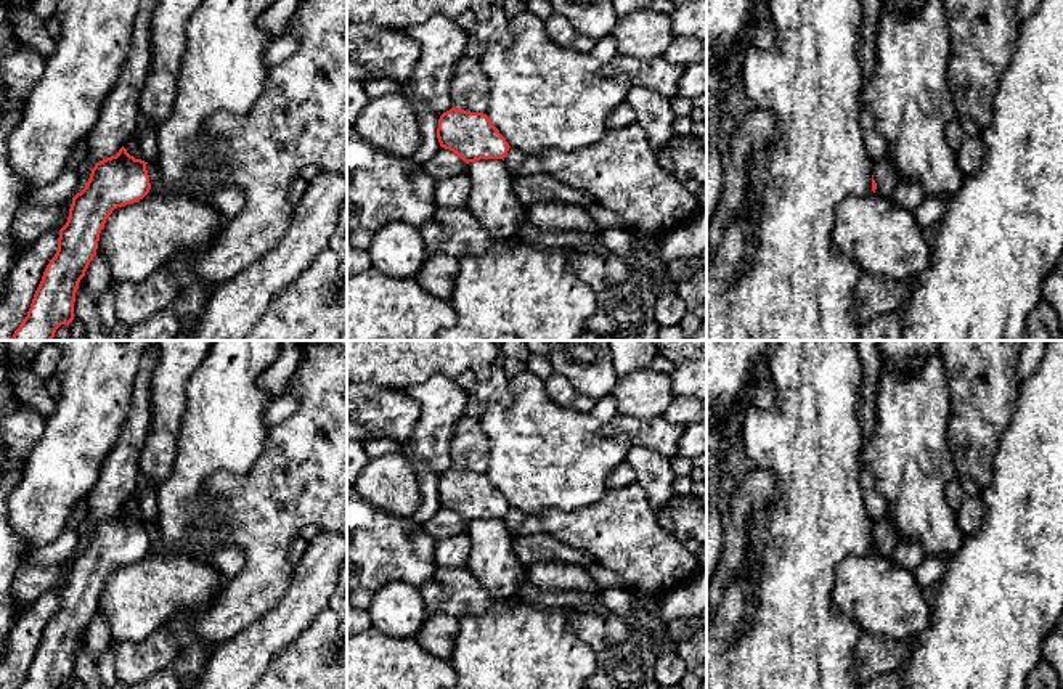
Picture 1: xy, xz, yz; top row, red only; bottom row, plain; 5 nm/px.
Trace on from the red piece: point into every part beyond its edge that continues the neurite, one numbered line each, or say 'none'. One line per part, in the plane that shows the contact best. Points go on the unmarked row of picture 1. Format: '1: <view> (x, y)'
none

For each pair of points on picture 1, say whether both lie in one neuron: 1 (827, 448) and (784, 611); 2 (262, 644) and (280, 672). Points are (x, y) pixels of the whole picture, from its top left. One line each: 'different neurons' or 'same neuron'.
1: same neuron
2: different neurons

